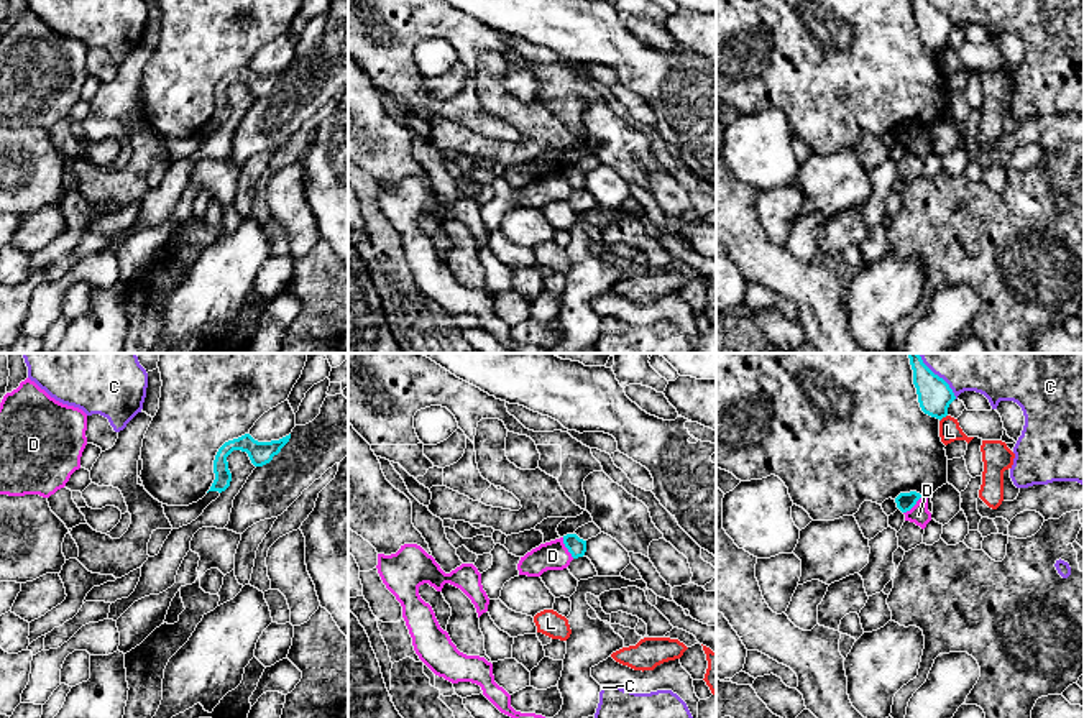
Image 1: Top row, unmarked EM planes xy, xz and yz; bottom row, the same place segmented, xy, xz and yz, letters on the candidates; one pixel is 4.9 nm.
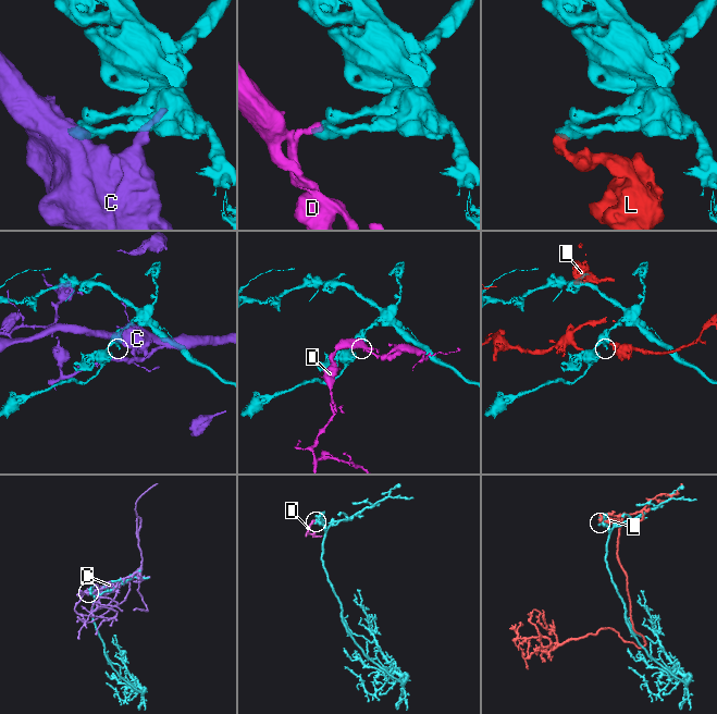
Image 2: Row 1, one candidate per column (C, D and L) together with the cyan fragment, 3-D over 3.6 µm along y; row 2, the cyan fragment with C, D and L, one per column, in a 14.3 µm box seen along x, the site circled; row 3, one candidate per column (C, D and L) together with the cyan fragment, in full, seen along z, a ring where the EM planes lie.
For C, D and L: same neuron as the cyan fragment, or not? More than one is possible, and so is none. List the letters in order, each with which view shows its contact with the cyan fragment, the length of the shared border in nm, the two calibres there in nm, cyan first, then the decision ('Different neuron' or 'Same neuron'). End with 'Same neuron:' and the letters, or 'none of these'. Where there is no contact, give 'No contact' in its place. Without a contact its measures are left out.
C: Touches cyan in yz. Shared border 300 nm. Thickness 160 nm (cyan) against 380 nm. Different neuron
D: Touches cyan in xz. Shared border 120 nm. Thickness 90 nm (cyan) against 140 nm. Different neuron
L: Touches cyan in yz. Shared border 50 nm. Thickness 160 nm (cyan) against 110 nm. Different neuron
Same neuron: none of these

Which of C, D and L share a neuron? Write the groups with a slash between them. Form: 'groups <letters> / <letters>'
groups C / D / L

